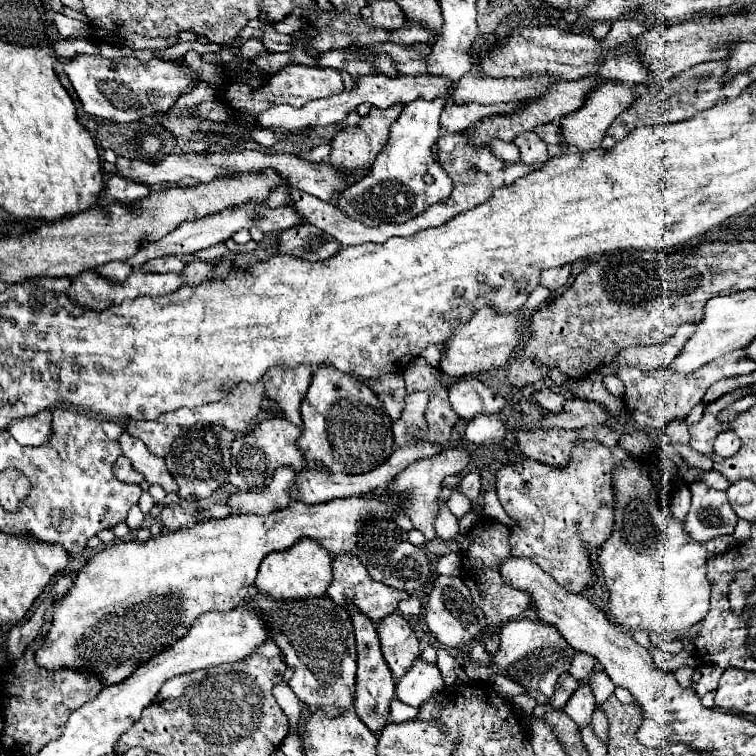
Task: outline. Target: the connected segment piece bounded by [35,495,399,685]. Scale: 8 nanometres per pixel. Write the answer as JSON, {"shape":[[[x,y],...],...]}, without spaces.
{"shape":[[[391,495],[387,501],[379,501],[375,497],[345,497],[321,505],[305,505],[303,501],[293,501],[291,507],[279,509],[271,515],[229,515],[225,519],[209,519],[197,523],[191,529],[161,533],[145,543],[123,541],[107,545],[85,563],[67,595],[55,599],[53,619],[49,623],[49,629],[43,633],[41,647],[35,651],[35,663],[51,671],[81,667],[83,673],[95,675],[103,685],[121,683],[137,667],[141,667],[145,659],[153,659],[155,651],[163,651],[167,645],[179,641],[195,623],[195,619],[205,611],[229,611],[243,605],[247,599],[247,589],[255,583],[257,569],[267,553],[289,549],[301,537],[311,537],[323,543],[329,553],[349,553],[357,543],[361,523],[369,517],[391,519],[393,507],[399,507],[399,503]]]}

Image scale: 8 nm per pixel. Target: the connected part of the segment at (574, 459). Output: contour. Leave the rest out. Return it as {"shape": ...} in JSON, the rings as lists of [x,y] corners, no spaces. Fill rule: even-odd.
{"shape":[[[575,441],[567,465],[551,467],[535,459],[505,465],[497,473],[497,495],[513,519],[511,553],[535,559],[559,585],[571,593],[583,593],[593,579],[591,553],[613,533],[613,483],[611,471],[627,453],[621,447],[603,447],[595,441]]]}

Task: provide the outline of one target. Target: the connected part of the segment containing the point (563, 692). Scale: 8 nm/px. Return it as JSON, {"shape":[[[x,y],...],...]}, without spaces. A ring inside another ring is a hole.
{"shape":[[[563,673],[559,679],[557,679],[557,685],[555,685],[555,693],[553,693],[553,699],[551,699],[551,705],[555,709],[561,709],[565,707],[567,699],[573,695],[573,691],[579,687],[579,681],[569,675],[569,673]]]}

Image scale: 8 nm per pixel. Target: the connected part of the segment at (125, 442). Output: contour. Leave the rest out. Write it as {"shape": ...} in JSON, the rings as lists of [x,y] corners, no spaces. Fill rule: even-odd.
{"shape":[[[123,433],[119,437],[119,443],[121,443],[121,449],[123,449],[123,455],[131,461],[133,469],[139,471],[145,481],[149,485],[161,485],[167,493],[171,491],[177,491],[177,483],[173,481],[173,477],[169,475],[167,467],[165,467],[165,461],[161,457],[155,457],[141,439],[135,439],[127,433]]]}

